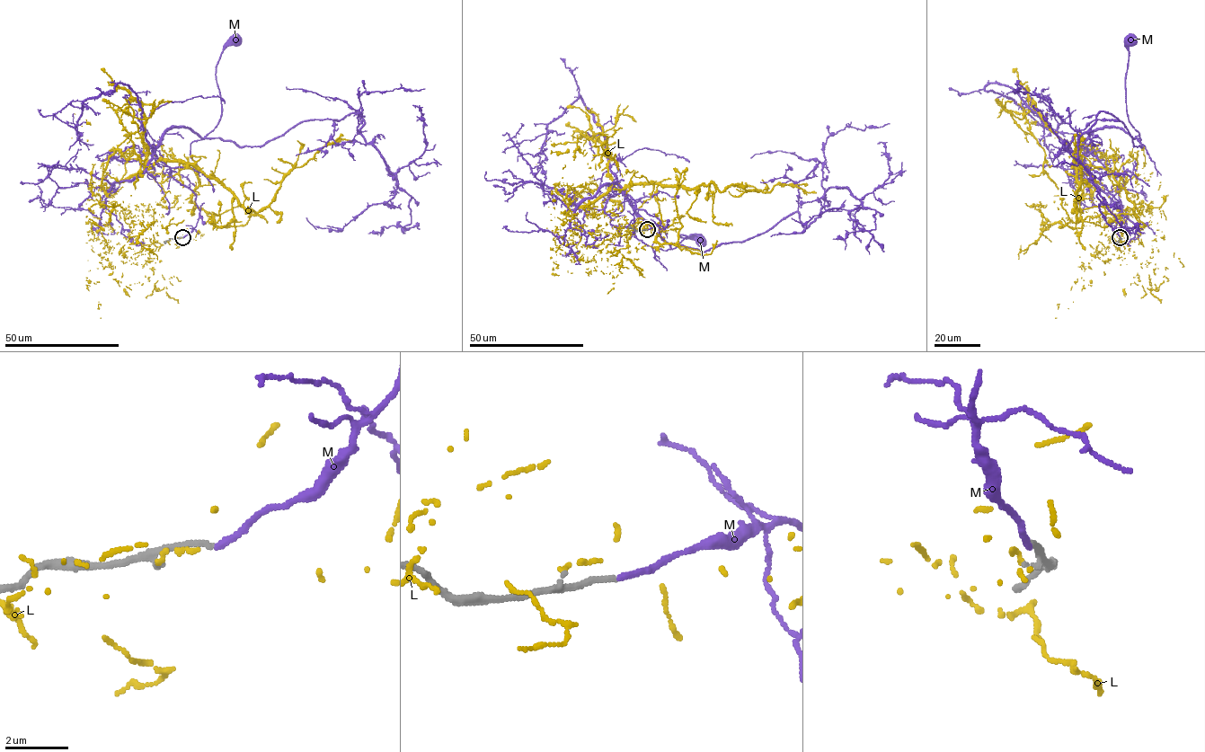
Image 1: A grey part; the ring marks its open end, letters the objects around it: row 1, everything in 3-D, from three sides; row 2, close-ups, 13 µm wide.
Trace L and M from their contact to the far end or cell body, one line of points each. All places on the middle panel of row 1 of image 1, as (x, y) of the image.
L: (643, 228), (678, 241), (656, 241), (651, 183), (609, 188), (594, 112), (599, 167), (575, 142), (550, 154)
M: (647, 229), (660, 225), (664, 231), (619, 185), (672, 249), (686, 236), (680, 234), (695, 234), (701, 242)

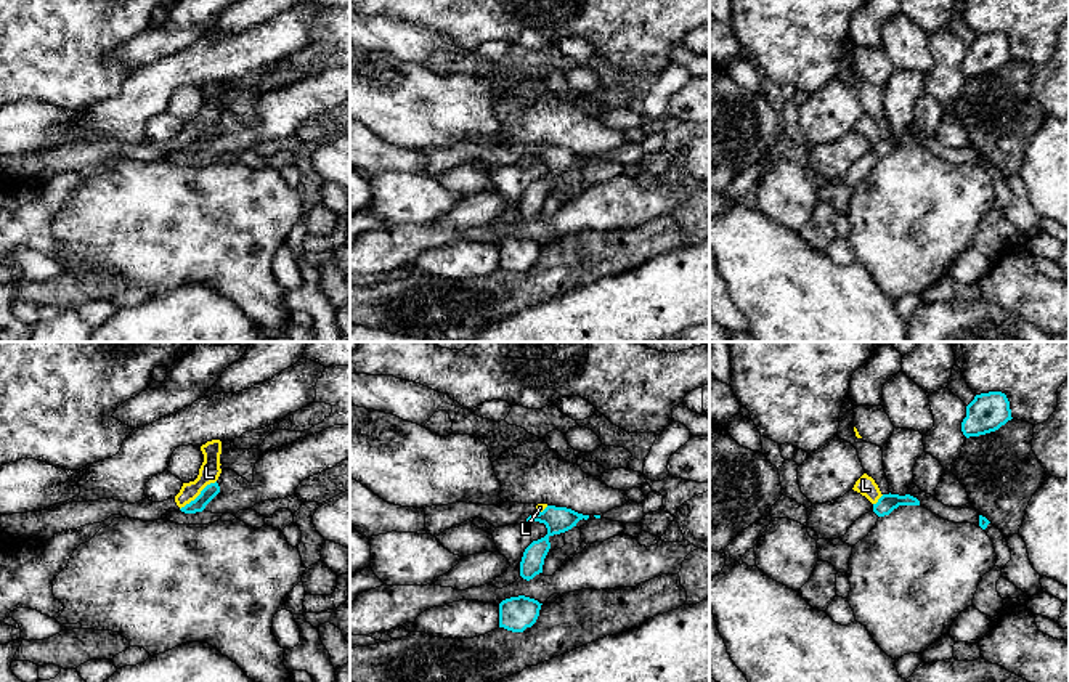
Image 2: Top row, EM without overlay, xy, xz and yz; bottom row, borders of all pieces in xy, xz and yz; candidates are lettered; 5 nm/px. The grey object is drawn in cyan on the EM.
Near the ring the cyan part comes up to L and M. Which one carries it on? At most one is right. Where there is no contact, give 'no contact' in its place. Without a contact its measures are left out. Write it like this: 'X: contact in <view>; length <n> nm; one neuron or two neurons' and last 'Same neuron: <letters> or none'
L: contact in xy; length 240 nm; two neurons
M: no contact; one neuron
Same neuron: M

